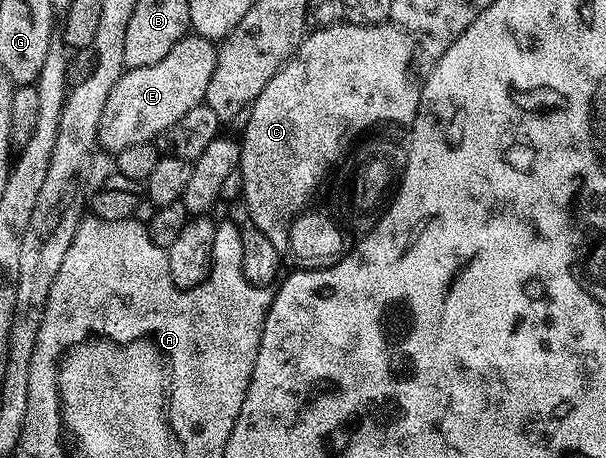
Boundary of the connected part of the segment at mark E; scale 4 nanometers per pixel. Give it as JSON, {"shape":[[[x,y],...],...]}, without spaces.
{"shape":[[[189,34],[180,39],[178,46],[174,46],[174,50],[170,50],[162,62],[124,71],[118,82],[114,82],[114,90],[110,90],[110,98],[106,98],[106,106],[102,109],[102,122],[98,122],[99,147],[103,151],[105,148],[109,154],[115,154],[126,150],[126,146],[138,146],[138,142],[155,141],[156,136],[178,122],[184,114],[203,104],[206,86],[210,86],[210,78],[214,74],[216,49],[217,45],[205,36]]]}

